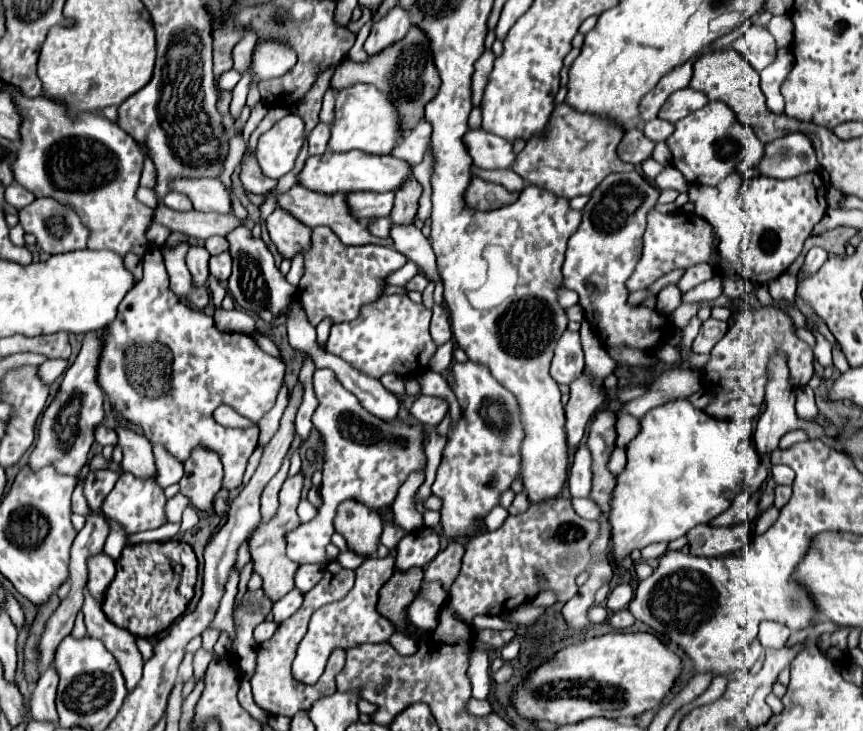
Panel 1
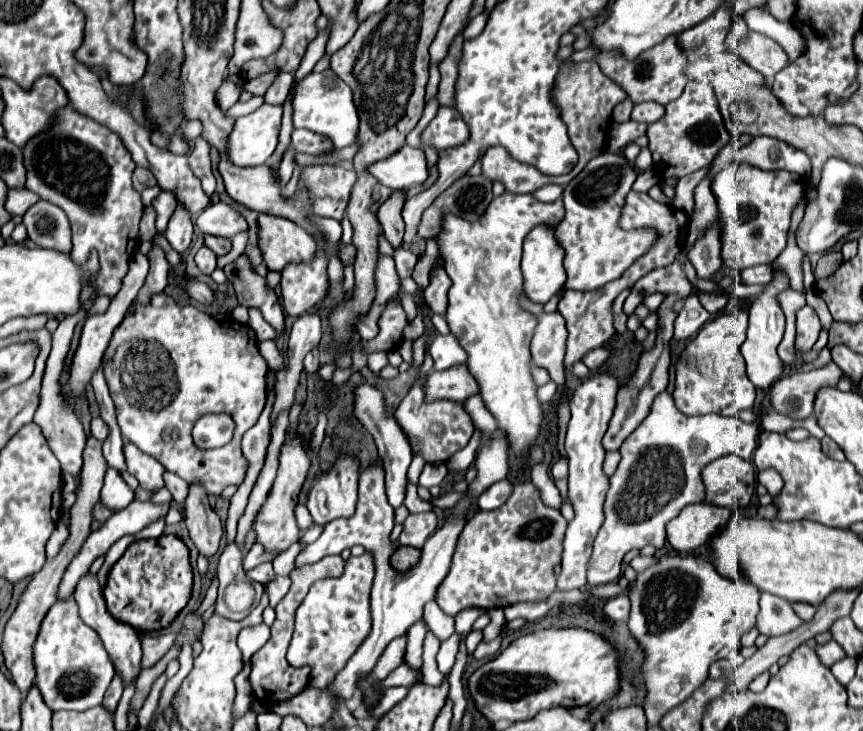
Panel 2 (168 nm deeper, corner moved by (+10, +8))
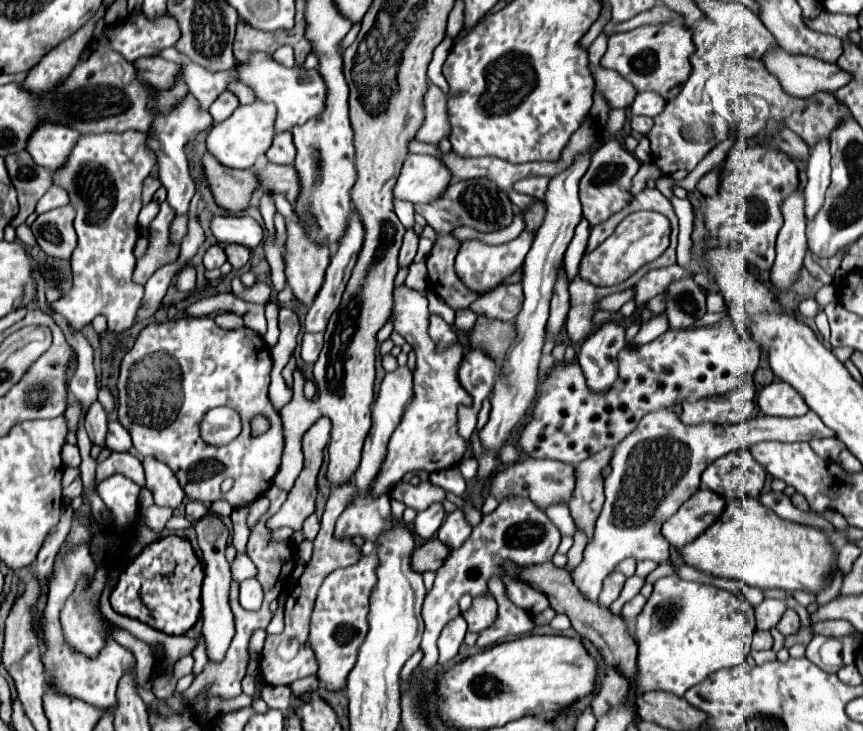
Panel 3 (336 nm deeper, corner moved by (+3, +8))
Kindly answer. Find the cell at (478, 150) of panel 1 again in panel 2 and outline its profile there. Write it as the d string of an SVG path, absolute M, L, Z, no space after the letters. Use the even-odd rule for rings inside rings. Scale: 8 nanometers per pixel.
M440 106L434 120L420 134L422 146L432 146L436 150L464 144L464 140L468 140L468 126L464 124L462 116L450 106Z

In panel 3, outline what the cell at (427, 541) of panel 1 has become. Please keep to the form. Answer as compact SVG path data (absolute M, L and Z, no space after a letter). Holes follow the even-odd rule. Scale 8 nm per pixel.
M431 504L427 510L417 514L417 518L413 522L413 532L415 532L415 536L419 536L423 540L429 540L437 534L443 520L445 520L443 506L441 504Z

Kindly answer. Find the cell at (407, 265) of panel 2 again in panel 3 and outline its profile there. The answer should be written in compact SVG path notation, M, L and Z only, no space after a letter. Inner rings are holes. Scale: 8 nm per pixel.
M419 238L419 250L417 250L417 254L415 254L415 260L413 262L425 262L425 258L429 256L429 252L431 252L431 248L433 248L433 242L429 240L429 238Z

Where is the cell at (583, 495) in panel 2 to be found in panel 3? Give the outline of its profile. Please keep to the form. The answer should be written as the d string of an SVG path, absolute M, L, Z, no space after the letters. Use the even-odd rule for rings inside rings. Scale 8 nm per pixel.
M617 322L599 326L579 348L579 366L591 392L607 392L619 376L617 354L627 346L625 328Z

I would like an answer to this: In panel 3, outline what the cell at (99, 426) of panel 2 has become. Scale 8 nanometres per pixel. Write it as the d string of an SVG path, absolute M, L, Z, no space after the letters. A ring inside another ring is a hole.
M115 420L109 422L109 432L107 432L107 448L111 452L129 452L131 450L131 436L129 432Z

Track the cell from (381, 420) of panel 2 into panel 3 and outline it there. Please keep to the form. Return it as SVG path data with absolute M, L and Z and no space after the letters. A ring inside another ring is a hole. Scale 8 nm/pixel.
M430 480L422 481L419 486L413 486L409 482L399 482L391 488L391 496L397 502L403 502L405 506L415 508L417 512L429 508L433 502L439 502L445 499L445 491Z

